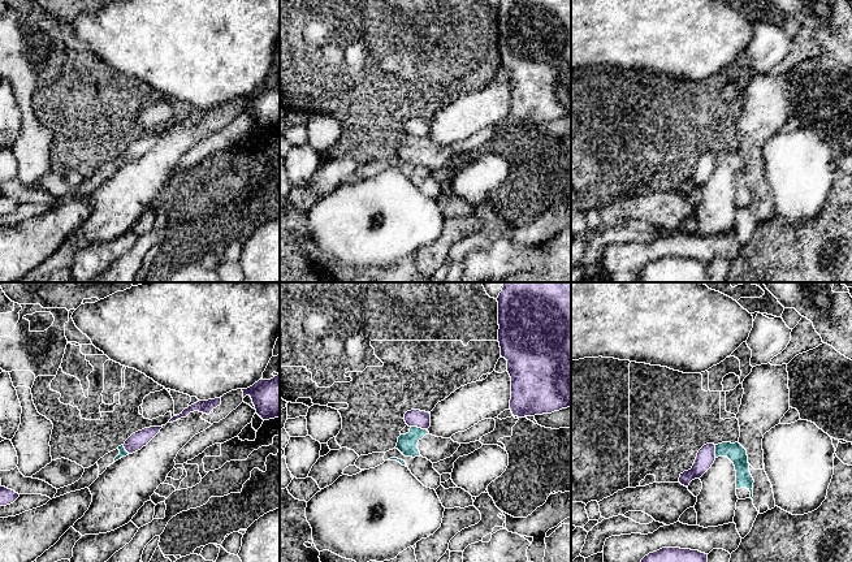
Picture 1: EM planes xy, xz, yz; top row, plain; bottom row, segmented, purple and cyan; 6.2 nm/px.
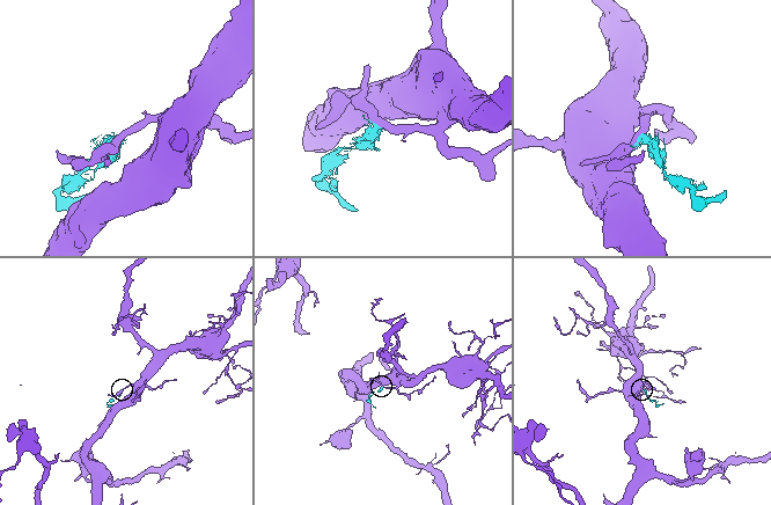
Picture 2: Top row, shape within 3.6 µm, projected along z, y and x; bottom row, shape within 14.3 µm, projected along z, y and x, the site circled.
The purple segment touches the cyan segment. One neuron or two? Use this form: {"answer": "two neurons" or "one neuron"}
{"answer": "two neurons"}

